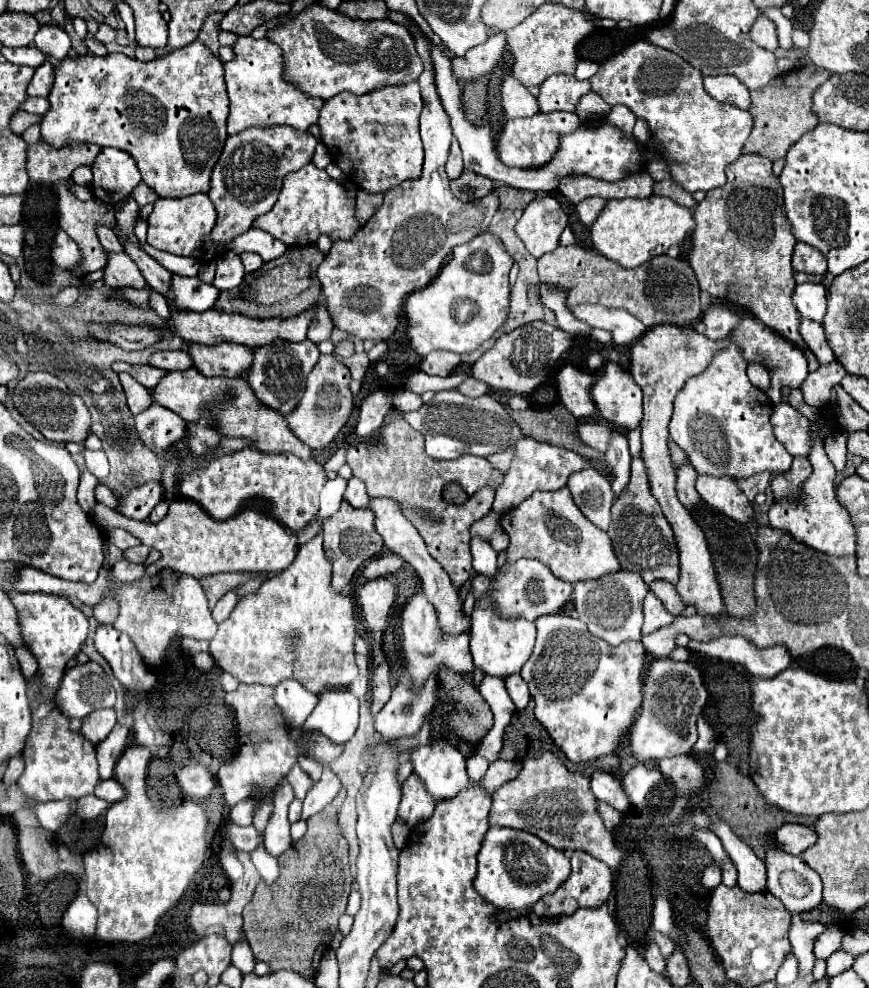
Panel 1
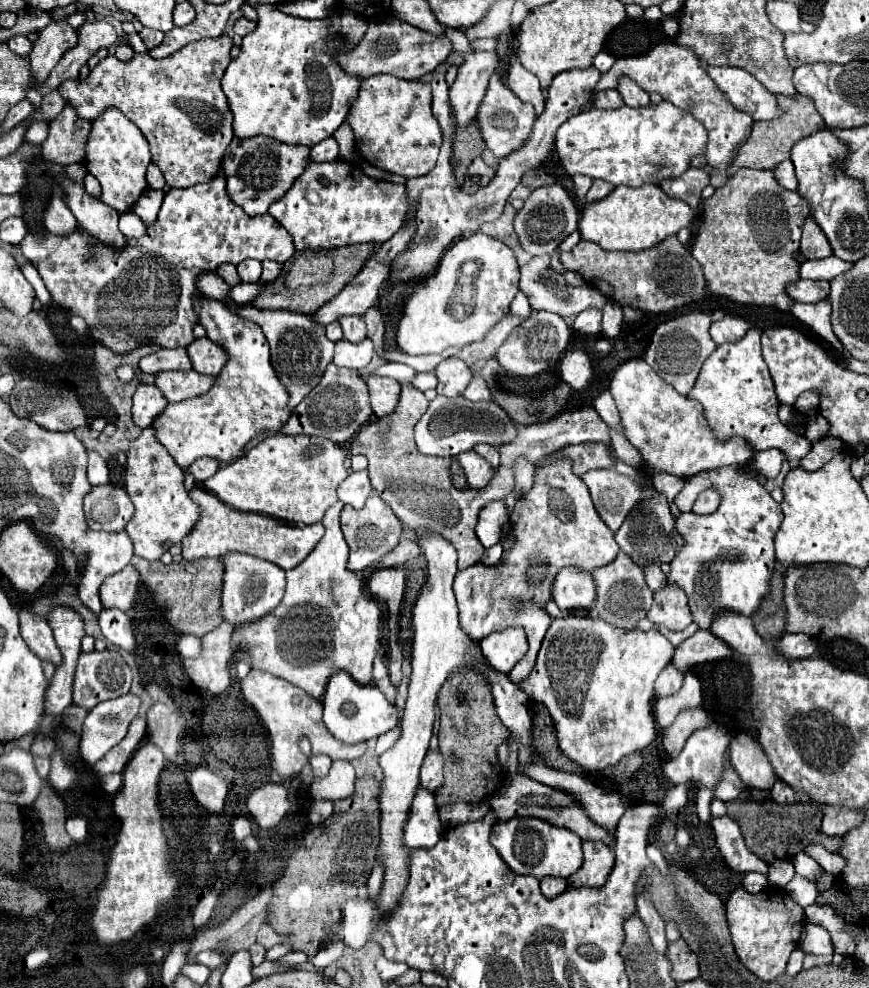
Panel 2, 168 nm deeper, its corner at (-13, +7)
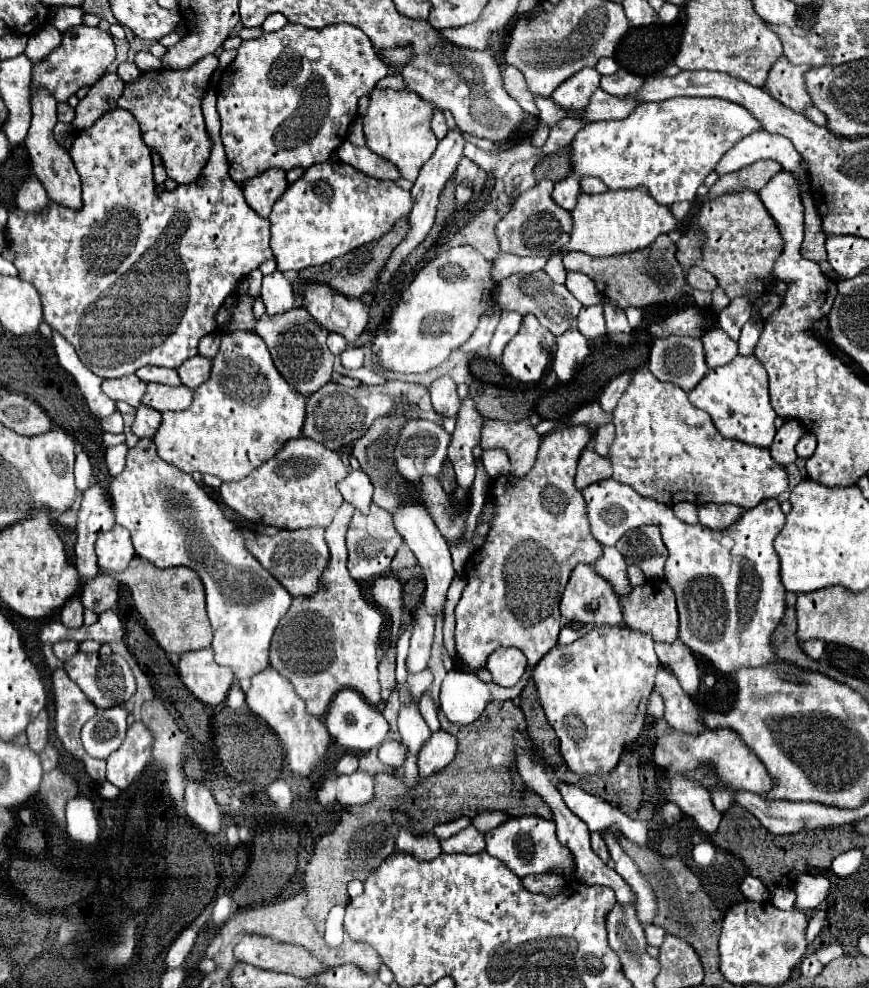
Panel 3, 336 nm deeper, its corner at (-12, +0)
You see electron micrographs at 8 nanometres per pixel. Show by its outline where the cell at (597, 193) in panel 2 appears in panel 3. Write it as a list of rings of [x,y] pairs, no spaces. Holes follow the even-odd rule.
[[[582,178],[580,180],[580,188],[582,188],[584,194],[602,194],[604,190],[608,190],[604,186],[604,182],[598,180],[598,178]]]

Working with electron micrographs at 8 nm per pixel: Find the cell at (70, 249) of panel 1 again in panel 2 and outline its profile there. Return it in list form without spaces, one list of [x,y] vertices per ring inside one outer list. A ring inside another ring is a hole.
[[[57,193],[51,195],[49,205],[43,211],[43,225],[55,235],[69,235],[79,227],[77,219],[73,219],[73,213],[69,211],[69,207],[65,207],[65,201]]]

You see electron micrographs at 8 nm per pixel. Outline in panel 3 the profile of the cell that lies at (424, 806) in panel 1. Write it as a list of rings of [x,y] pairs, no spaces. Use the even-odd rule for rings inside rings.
[[[442,730],[434,732],[418,754],[420,778],[428,778],[430,774],[440,772],[444,766],[452,762],[454,754],[456,754],[456,738]]]

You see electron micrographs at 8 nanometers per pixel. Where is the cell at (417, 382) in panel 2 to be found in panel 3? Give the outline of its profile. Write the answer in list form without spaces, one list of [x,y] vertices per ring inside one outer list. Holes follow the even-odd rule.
[[[336,356],[336,362],[334,362],[334,370],[340,372],[340,374],[360,380],[362,383],[367,385],[382,385],[385,383],[381,374],[376,373],[375,371],[361,367],[357,370],[346,370],[340,366],[340,360]]]

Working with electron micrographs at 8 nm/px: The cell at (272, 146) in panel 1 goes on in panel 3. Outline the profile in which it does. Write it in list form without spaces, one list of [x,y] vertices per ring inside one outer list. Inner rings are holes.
[[[264,170],[264,174],[256,174],[256,178],[248,178],[244,182],[244,198],[248,206],[262,218],[268,218],[272,204],[286,192],[288,180],[284,170]]]

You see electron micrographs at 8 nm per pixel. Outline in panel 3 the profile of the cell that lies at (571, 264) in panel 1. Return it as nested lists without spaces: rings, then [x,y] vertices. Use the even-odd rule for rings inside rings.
[[[668,236],[656,238],[656,242],[644,250],[612,258],[592,258],[590,254],[566,252],[564,266],[570,272],[582,272],[590,276],[598,292],[604,298],[616,300],[616,306],[620,306],[620,310],[626,310],[630,306],[648,308],[652,304],[670,304],[674,300],[680,300],[686,290],[686,270],[676,260],[676,244]]]

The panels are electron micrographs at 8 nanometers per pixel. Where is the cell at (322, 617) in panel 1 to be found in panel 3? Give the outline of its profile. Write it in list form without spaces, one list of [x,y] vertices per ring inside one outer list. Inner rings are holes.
[[[342,504],[332,524],[326,528],[330,548],[328,566],[320,578],[320,590],[312,598],[294,598],[286,616],[280,620],[270,642],[270,668],[292,682],[296,694],[306,702],[306,710],[322,718],[330,700],[340,688],[360,692],[372,706],[380,702],[376,642],[382,630],[382,614],[362,598],[360,586],[346,570],[344,536],[354,512],[352,504]]]

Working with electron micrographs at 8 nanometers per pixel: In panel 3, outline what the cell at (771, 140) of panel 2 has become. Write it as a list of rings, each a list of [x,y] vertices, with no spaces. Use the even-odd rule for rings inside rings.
[[[772,160],[754,162],[746,168],[720,176],[716,180],[716,184],[710,188],[708,198],[716,198],[726,192],[738,192],[738,190],[746,190],[746,188],[752,188],[758,192],[778,170],[782,170],[782,166],[778,162],[772,162]]]

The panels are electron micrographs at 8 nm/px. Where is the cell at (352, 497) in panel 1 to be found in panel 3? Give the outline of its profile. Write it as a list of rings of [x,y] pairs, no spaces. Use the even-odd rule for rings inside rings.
[[[352,470],[342,482],[338,482],[338,490],[344,502],[352,504],[362,514],[368,514],[372,502],[372,484],[362,470]]]

